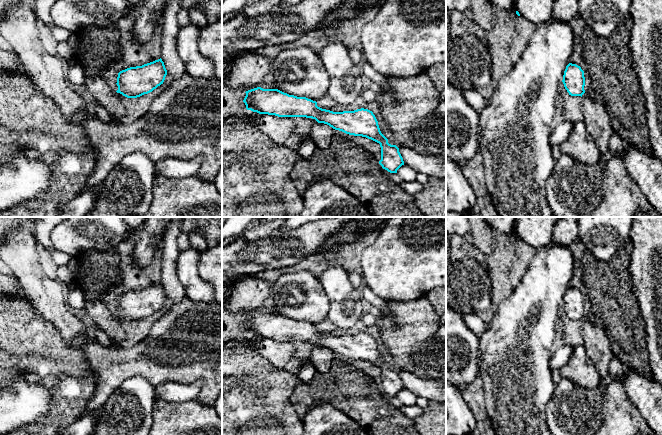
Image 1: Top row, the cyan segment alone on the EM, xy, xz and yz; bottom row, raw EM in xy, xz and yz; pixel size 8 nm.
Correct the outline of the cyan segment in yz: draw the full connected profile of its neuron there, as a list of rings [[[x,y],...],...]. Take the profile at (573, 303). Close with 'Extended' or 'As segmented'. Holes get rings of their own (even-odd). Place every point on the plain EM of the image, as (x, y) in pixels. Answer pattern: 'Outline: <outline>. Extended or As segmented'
Outline: [[[569,287],[564,295],[562,304],[565,313],[571,320],[581,320],[585,317],[584,295],[580,290]]]. As segmented

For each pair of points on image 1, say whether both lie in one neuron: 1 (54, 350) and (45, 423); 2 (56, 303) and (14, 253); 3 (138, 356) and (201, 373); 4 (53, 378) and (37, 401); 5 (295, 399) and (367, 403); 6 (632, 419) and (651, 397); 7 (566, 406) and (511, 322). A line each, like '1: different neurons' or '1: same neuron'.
1: same neuron
2: same neuron
3: same neuron
4: different neurons
5: same neuron
6: different neurons
7: different neurons

